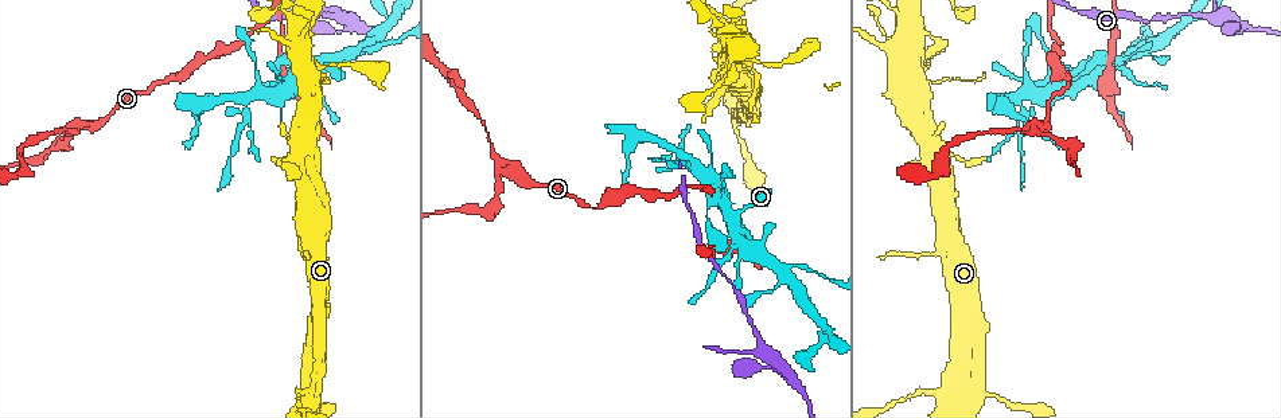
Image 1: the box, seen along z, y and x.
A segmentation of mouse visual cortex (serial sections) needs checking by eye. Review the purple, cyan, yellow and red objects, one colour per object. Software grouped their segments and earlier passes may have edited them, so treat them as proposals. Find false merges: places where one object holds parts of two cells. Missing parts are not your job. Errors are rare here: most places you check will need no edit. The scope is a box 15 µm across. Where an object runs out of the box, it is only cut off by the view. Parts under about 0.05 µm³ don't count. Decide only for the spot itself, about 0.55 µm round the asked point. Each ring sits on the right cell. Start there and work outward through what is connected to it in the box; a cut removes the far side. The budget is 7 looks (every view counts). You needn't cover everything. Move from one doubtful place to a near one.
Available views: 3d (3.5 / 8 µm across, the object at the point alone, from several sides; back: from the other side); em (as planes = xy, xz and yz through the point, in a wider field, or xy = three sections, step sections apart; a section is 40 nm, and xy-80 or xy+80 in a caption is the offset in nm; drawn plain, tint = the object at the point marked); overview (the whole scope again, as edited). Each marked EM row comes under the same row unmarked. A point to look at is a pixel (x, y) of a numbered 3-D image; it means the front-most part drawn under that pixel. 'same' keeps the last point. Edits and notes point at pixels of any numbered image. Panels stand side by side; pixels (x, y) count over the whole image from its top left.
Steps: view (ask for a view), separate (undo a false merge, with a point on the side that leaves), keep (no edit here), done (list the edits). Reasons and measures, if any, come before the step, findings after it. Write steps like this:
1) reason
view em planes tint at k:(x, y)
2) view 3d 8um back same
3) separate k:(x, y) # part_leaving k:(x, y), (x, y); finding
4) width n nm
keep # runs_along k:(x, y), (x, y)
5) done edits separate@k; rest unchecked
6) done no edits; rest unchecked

thin neck
view 3d 3.5um at 1:(1019, 100)

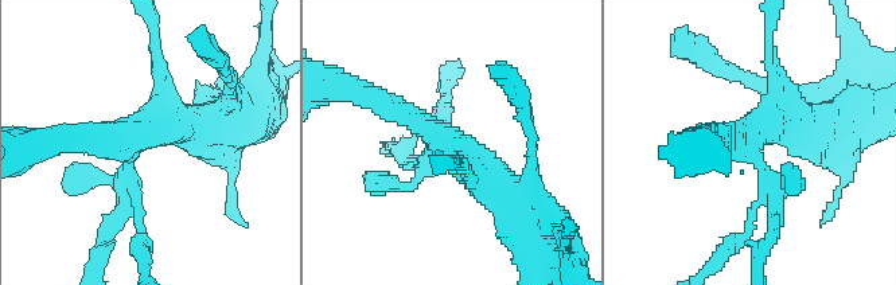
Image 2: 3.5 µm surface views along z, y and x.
view em xy step 1 tint at 2:(143, 133)

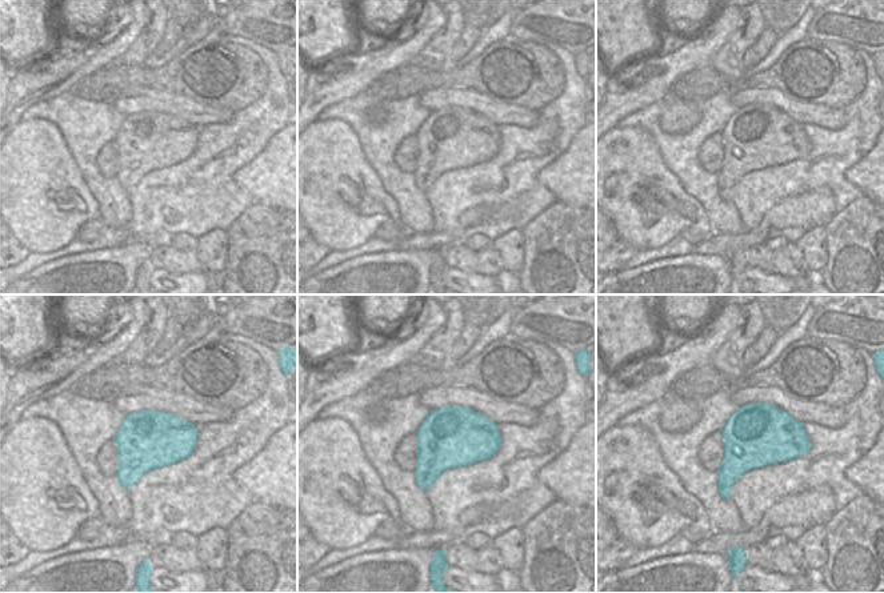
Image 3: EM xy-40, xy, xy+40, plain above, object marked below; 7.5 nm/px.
width 460 nm
keep # runs_along 2:(514, 205), (419, 121), (365, 94); one cell here

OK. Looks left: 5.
three-way junction
view 3d 3.5um at 1:(1115, 69)

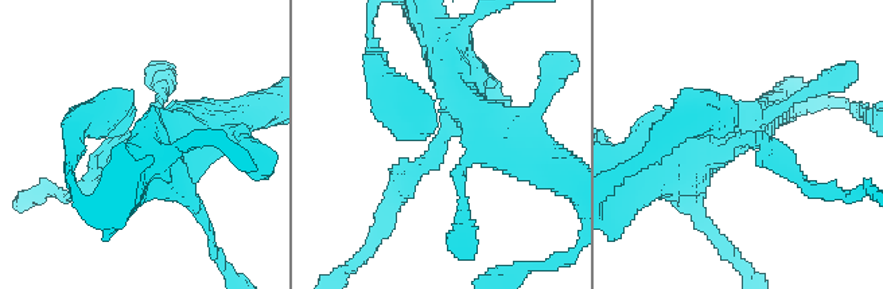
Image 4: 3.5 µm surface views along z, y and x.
view em xy step 2 tint at 4:(437, 144)

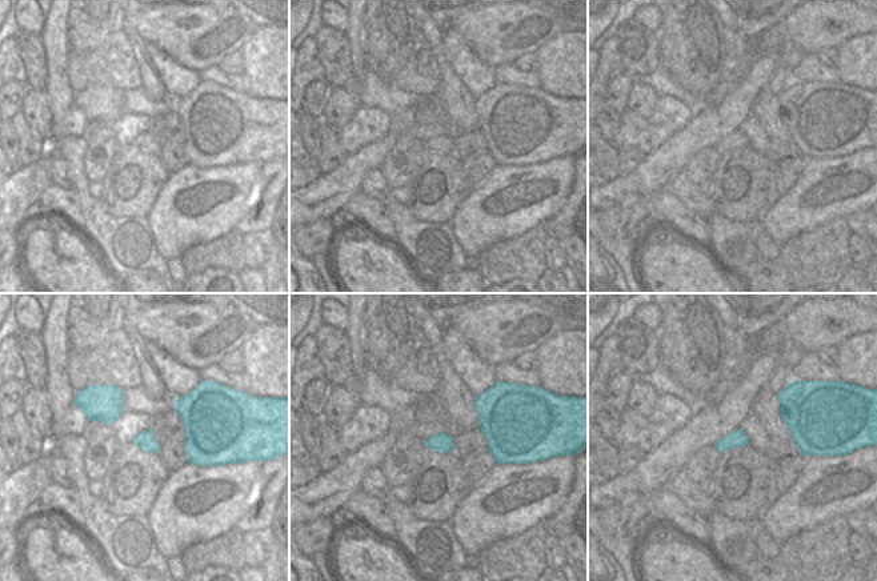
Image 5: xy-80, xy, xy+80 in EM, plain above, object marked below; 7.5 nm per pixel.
keep # runs_along 4:(448, 70), (497, 143), (568, 180); all the same cell

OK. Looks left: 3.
two arms in line, one across
view 3d 3.5um at 1:(333, 16)

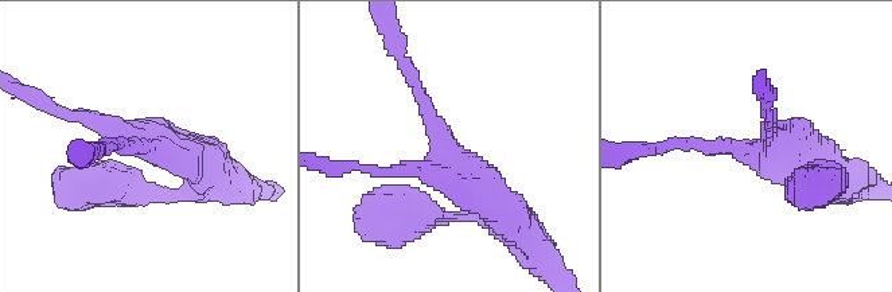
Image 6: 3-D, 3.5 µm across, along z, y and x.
view em xy step 1 tint at 6:(149, 148)

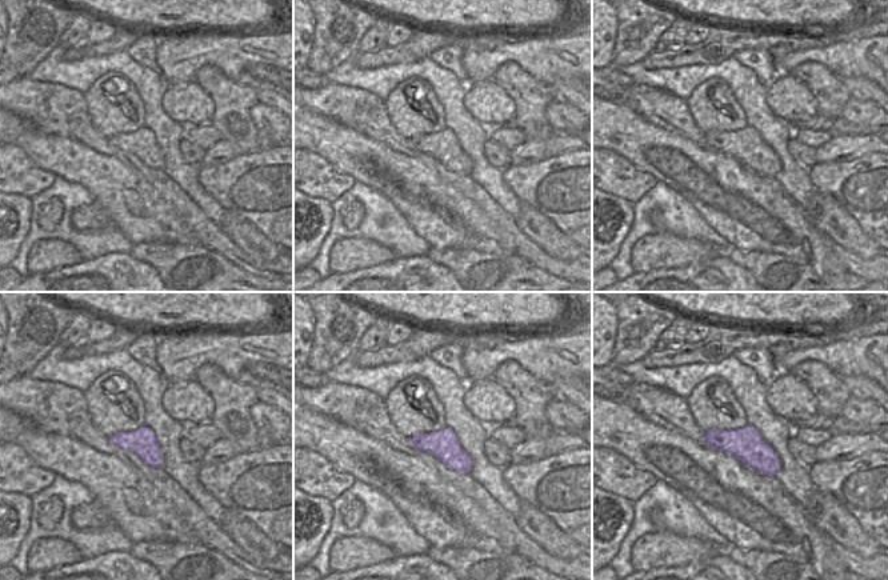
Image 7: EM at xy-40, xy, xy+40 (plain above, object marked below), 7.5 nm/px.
width 220 nm
keep # runs_along 6:(412, 76), (448, 155), (510, 217); all the same cell

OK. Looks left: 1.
done no edits; rest unchecked

